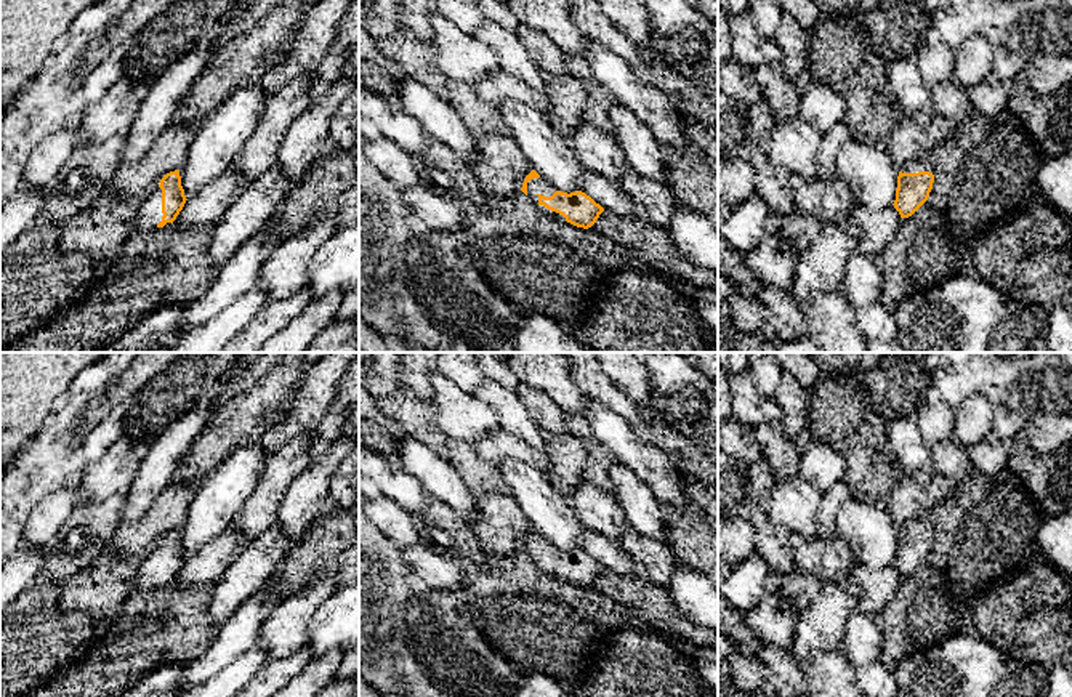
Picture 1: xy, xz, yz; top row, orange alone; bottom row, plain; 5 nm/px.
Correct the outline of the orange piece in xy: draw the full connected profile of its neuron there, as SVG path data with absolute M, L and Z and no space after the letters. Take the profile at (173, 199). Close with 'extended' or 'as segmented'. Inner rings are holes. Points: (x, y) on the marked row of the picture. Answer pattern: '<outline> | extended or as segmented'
M179 170L167 173L139 205L136 228L163 228L173 223L186 203Z | extended

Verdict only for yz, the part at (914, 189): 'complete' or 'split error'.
split error

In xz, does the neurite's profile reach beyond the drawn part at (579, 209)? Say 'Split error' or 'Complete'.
Split error

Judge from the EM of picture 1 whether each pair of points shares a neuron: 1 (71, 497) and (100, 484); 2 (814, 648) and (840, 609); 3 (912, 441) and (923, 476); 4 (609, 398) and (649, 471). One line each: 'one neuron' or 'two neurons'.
1: two neurons
2: one neuron
3: one neuron
4: two neurons

